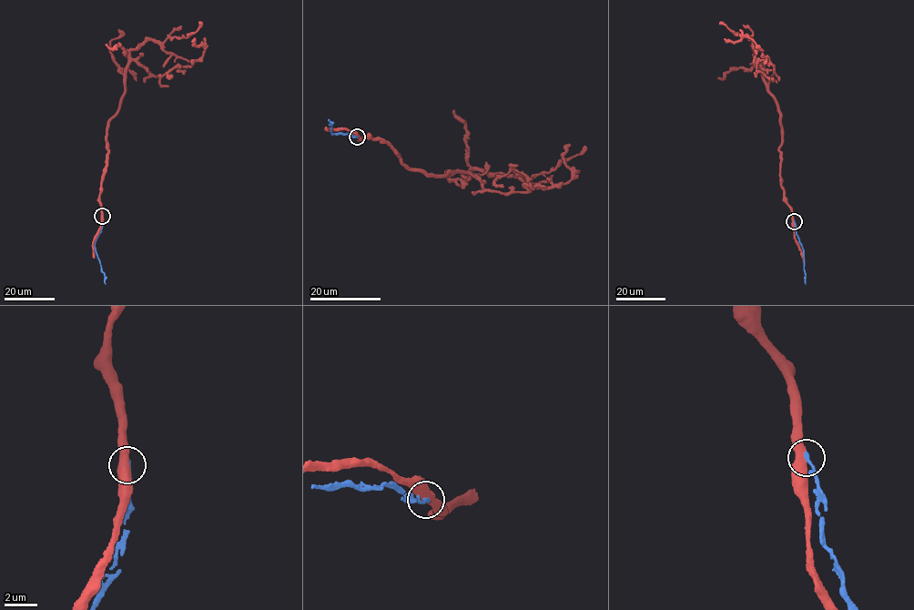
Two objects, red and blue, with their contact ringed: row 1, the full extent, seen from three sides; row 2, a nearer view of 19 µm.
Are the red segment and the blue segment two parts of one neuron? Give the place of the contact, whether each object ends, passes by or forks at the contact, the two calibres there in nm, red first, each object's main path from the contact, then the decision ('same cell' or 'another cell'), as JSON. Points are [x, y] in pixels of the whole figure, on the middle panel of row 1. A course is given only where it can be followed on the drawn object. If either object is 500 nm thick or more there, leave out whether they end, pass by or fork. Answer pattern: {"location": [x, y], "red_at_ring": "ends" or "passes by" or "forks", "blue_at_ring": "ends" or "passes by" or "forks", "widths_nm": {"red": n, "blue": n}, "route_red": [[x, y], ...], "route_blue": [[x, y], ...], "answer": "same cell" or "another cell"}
{"location": [357, 137], "widths_nm": {"red": 550, "blue": 170}, "route_red": [[357, 137], [380, 139], [407, 167], [438, 177], [481, 168], [545, 188], [571, 178], [563, 157], [570, 144]], "route_blue": [[357, 137], [338, 132], [331, 134], [330, 124], [331, 123], [329, 119]], "answer": "another cell"}

